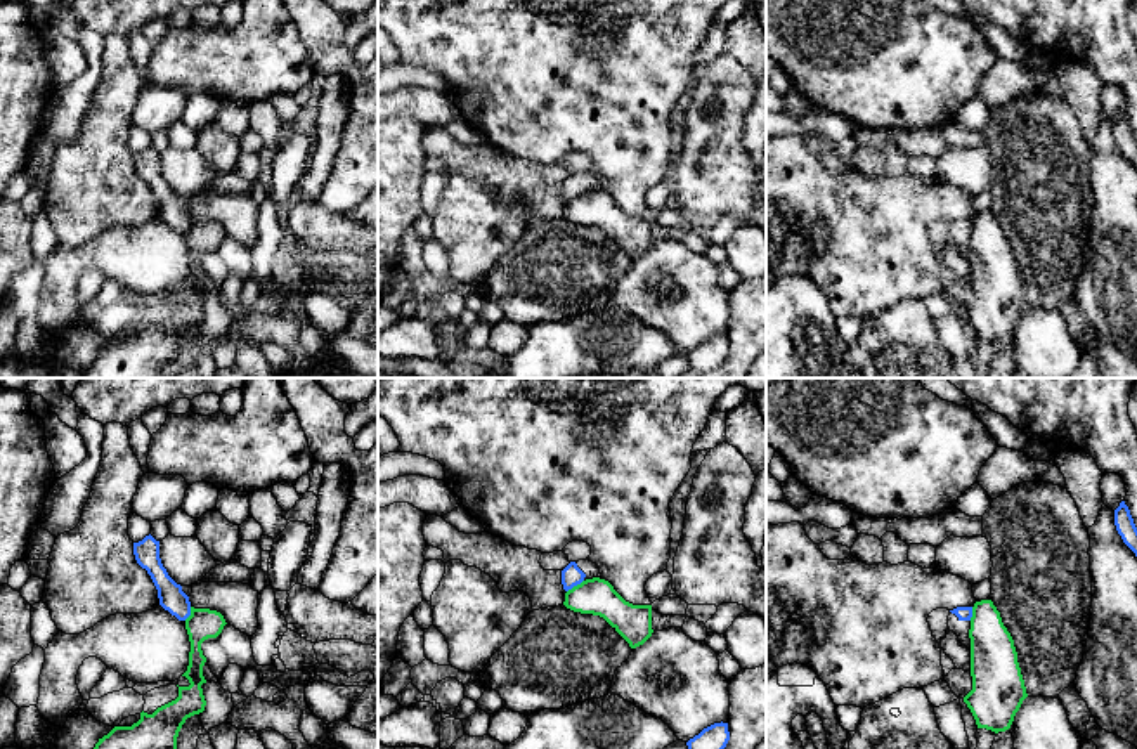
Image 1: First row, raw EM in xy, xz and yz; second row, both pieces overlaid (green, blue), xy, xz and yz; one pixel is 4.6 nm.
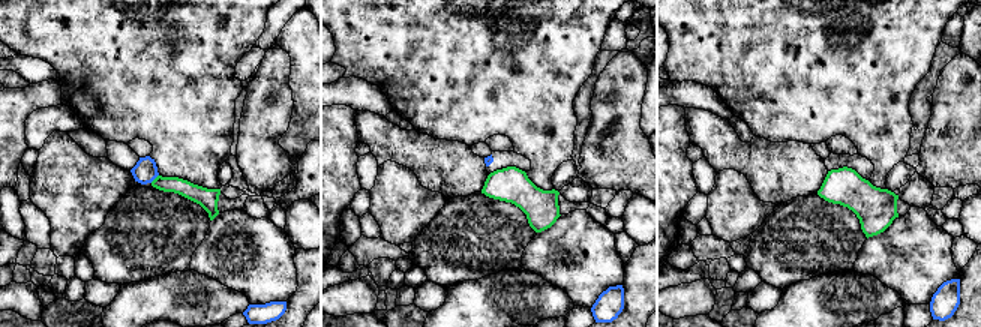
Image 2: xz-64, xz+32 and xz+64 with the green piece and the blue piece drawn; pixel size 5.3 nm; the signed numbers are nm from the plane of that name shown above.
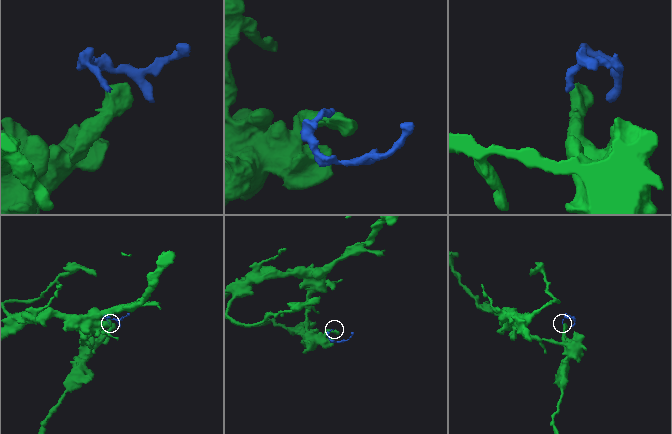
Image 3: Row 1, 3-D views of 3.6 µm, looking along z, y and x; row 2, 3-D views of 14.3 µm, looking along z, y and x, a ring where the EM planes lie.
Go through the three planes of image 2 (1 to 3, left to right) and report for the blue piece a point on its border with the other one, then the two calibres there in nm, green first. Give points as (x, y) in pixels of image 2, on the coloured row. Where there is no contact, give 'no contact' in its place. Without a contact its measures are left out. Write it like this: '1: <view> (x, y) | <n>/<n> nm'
1: xz-64 (155, 179) | 90/120 nm
2: no contact
3: no contact

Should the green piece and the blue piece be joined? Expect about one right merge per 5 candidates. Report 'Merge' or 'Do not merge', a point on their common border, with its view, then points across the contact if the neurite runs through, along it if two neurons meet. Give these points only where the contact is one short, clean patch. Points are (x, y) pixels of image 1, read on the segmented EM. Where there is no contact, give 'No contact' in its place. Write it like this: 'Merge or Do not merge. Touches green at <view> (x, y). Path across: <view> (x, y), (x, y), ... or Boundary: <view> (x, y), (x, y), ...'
Do not merge. Touches green at xz (574, 586). Boundary: xz (583, 579), (567, 592)

